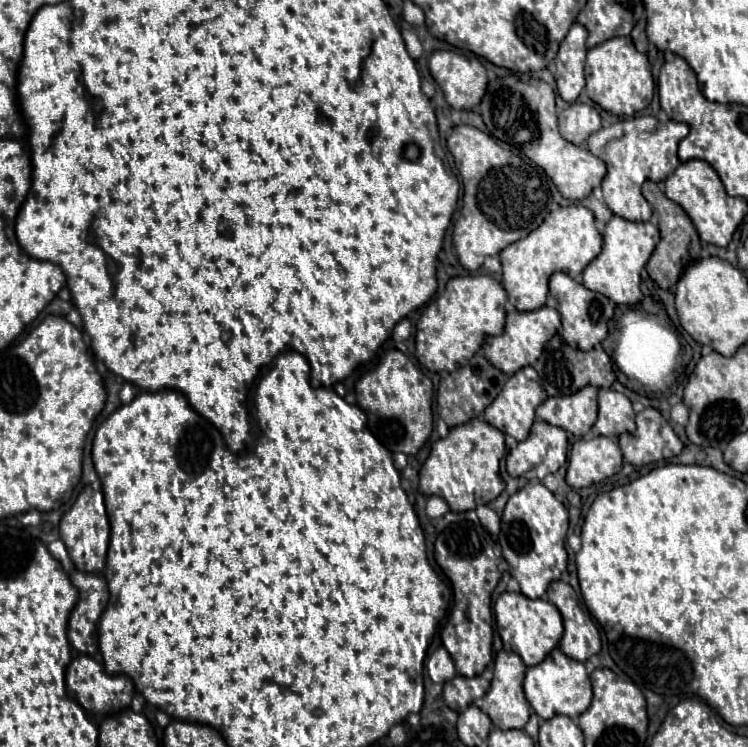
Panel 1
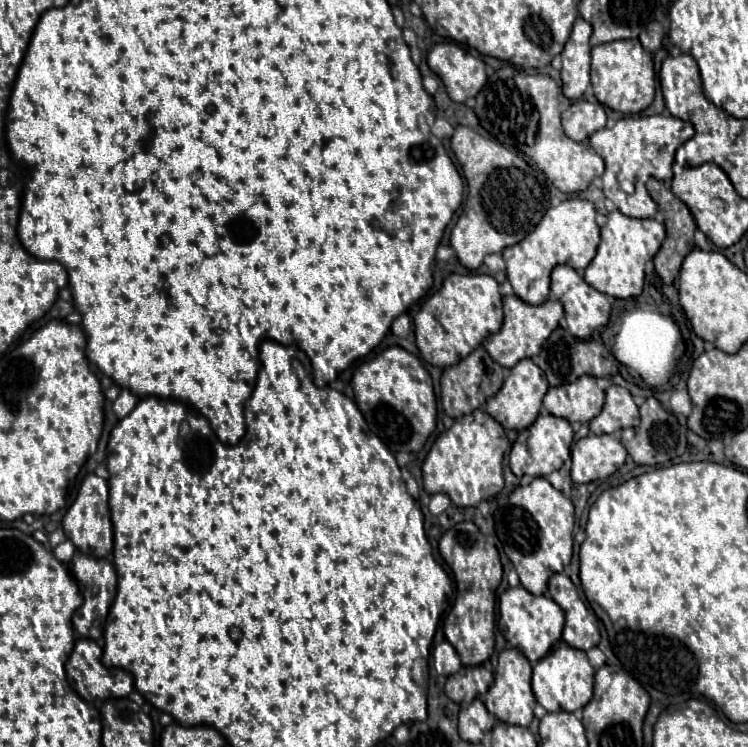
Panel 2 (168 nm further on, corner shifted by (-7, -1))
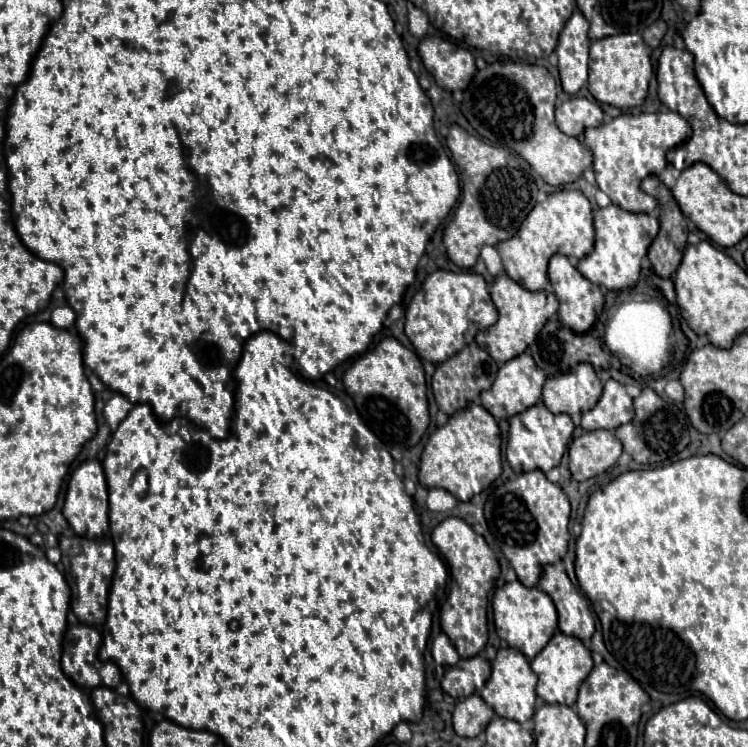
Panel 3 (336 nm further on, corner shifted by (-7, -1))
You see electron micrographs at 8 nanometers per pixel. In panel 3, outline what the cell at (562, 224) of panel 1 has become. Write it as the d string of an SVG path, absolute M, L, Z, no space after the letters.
M564 189L550 195L544 203L538 203L532 209L532 215L524 219L524 227L520 231L498 245L498 253L502 257L502 265L506 275L520 283L526 291L544 291L548 287L548 261L552 255L568 255L576 259L584 259L594 246L596 231L593 224L593 209L590 201L574 189Z

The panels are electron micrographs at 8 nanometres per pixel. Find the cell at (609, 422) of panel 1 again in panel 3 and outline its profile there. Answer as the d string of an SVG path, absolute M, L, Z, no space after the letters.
M608 379L604 385L604 393L592 411L582 415L582 429L616 429L634 419L632 397L626 393L624 385L614 379Z

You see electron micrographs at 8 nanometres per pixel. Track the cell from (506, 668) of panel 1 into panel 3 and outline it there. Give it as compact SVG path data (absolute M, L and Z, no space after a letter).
M504 647L504 649L498 649L496 659L492 661L492 675L490 675L488 683L484 685L484 689L480 691L480 695L488 703L488 707L492 707L500 717L524 723L524 721L532 719L532 715L534 715L536 681L538 681L538 677L530 669L530 661L526 659L526 655L512 647Z

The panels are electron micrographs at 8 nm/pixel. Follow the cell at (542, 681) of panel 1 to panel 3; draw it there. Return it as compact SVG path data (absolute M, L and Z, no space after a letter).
M556 631L554 637L548 641L548 645L530 661L530 665L532 671L538 675L538 687L536 687L538 697L544 703L560 703L572 707L576 703L580 683L590 675L594 661L590 657L590 651L582 645L580 639Z

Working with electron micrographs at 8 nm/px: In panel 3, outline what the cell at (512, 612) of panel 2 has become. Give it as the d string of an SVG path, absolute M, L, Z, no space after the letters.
M520 581L506 583L504 587L496 589L492 597L492 611L498 637L504 639L510 647L522 651L528 659L534 659L558 629L558 615L552 599L548 599L548 595L544 595L544 591L538 587L528 589Z

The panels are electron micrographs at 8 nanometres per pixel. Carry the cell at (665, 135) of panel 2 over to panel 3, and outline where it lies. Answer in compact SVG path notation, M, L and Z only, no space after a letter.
M642 113L642 115L620 115L610 123L588 129L584 143L594 153L594 173L598 187L610 197L610 201L632 213L652 213L658 203L654 197L640 189L640 181L648 175L658 175L666 169L668 149L680 145L692 135L686 119L668 113Z

